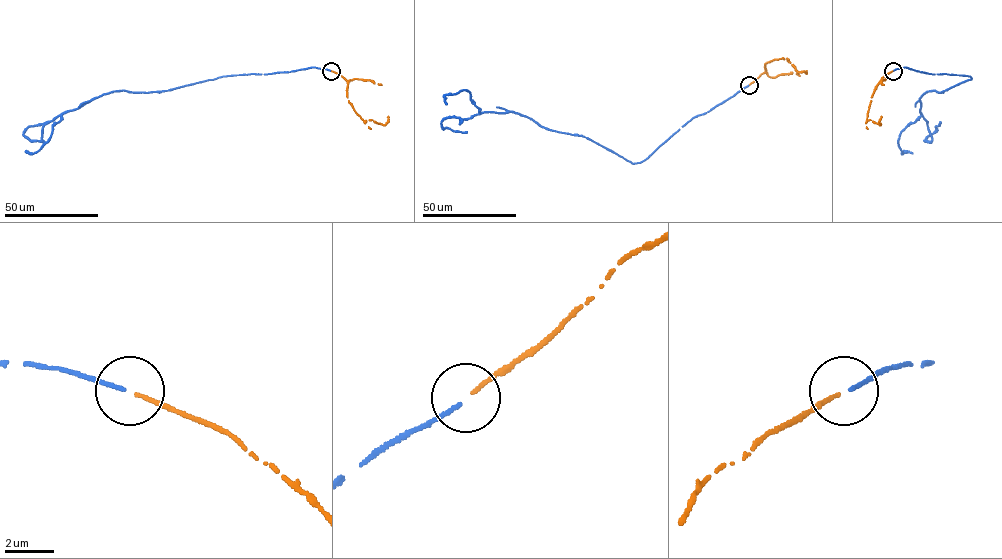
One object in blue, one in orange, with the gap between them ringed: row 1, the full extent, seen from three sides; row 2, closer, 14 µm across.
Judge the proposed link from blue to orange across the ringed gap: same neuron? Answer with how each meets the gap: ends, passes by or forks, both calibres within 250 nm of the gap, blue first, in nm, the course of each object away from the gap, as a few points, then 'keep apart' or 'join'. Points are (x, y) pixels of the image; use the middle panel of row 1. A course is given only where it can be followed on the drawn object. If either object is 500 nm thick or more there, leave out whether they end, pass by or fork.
blue ends; orange ends; calibres 160 and 150 nm; course blue (748, 85), (637, 163), (512, 112), (441, 123), (467, 131); course orange (749, 84), (765, 71), (766, 63), (781, 58), (806, 73); join

